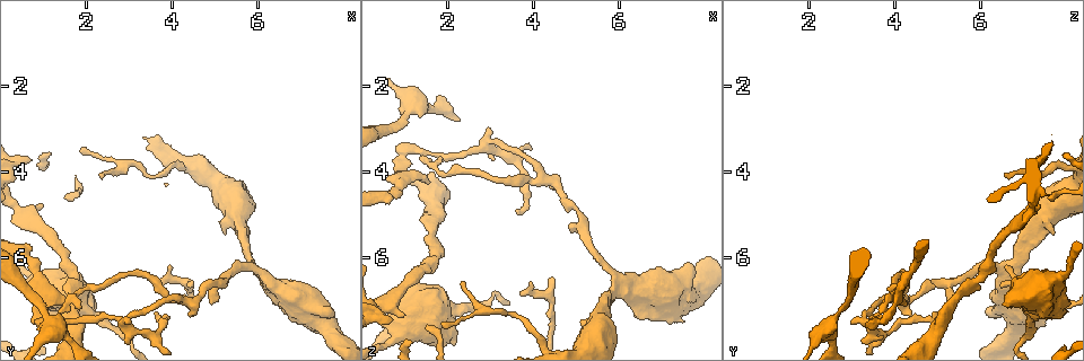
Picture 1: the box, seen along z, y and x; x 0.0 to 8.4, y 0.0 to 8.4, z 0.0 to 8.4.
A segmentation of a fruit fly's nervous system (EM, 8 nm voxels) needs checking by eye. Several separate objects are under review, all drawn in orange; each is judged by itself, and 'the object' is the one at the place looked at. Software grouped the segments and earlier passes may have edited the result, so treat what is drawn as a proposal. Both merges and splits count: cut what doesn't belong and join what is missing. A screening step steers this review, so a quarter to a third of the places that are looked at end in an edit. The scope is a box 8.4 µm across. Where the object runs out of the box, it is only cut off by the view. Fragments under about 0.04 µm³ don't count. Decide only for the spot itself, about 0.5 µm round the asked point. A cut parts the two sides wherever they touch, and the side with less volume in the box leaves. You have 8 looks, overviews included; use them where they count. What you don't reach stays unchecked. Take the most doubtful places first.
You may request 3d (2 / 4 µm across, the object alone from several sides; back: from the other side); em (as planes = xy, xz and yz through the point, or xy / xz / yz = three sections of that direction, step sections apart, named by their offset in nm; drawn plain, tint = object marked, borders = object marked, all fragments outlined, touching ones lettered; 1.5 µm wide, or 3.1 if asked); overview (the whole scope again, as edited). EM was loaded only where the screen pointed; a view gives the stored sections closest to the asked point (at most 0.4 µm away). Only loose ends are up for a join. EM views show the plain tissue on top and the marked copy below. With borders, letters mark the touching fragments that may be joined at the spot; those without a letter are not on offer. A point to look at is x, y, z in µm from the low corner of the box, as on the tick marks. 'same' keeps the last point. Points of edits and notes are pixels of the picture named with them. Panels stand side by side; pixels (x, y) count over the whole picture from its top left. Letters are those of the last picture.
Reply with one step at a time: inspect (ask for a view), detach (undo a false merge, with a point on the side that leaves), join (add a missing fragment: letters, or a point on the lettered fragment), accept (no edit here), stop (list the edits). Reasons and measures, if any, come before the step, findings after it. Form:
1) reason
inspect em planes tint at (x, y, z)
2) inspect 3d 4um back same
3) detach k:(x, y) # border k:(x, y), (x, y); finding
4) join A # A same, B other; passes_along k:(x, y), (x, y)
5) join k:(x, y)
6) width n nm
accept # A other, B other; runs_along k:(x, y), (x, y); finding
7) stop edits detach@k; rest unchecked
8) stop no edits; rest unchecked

free end
inspect em planes tint at (3.70, 7.25, 4.95)

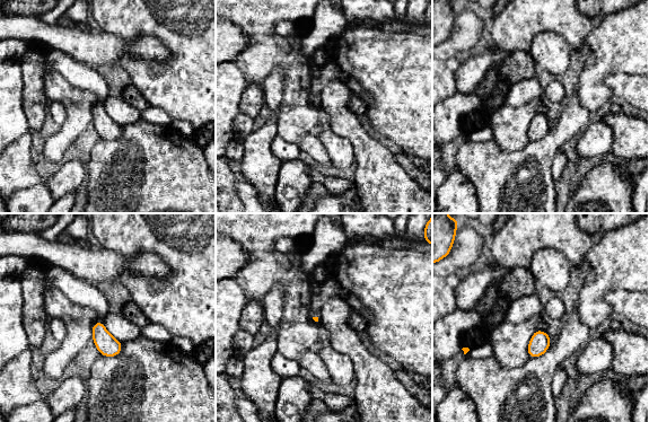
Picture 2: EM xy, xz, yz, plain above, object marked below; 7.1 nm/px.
what lies round it
inspect em planes borders same

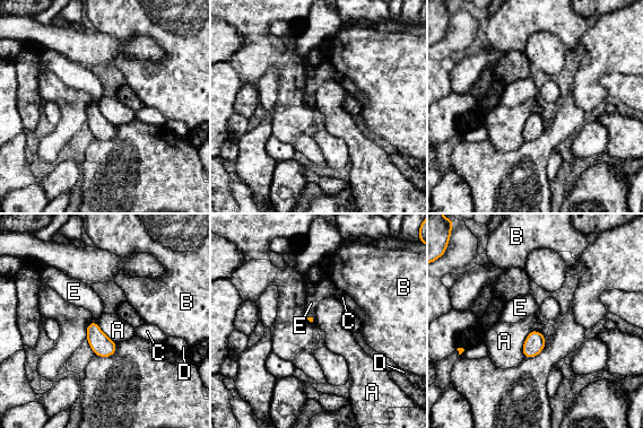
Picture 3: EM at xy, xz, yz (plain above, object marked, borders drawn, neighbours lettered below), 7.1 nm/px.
accept # A other, B other, C other, D other, E other; no lettered fragment goes on from it

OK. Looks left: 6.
free end
inspect em planes borders at (7.30, 7.50, 7.50)

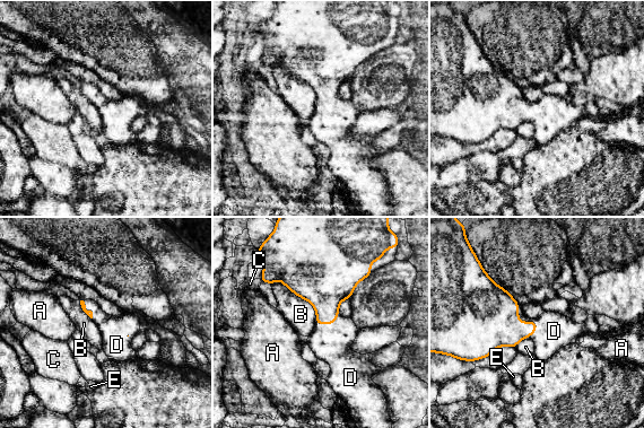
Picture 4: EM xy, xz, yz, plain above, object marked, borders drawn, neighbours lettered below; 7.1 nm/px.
join D # A other, B other, C other, D same, E other; the neuron continues

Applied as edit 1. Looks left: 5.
inspect overview

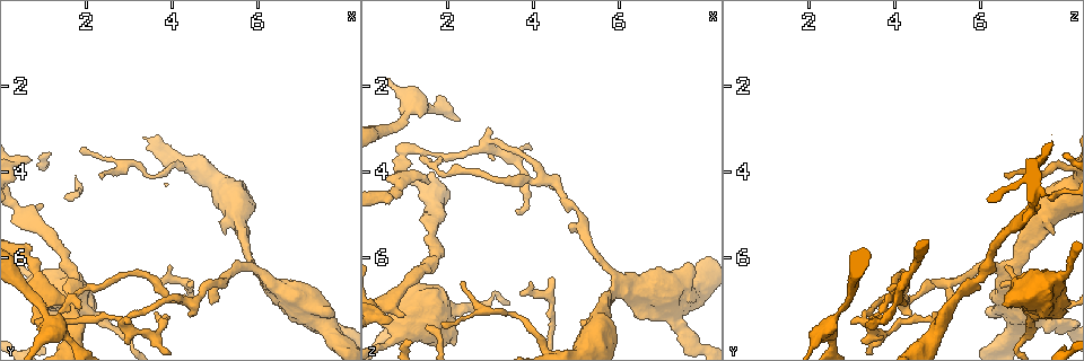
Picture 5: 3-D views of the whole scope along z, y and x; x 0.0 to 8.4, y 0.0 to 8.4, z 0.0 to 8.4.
branch stops here
inspect 3d 2um at (0.95, 4.75, 7.30)

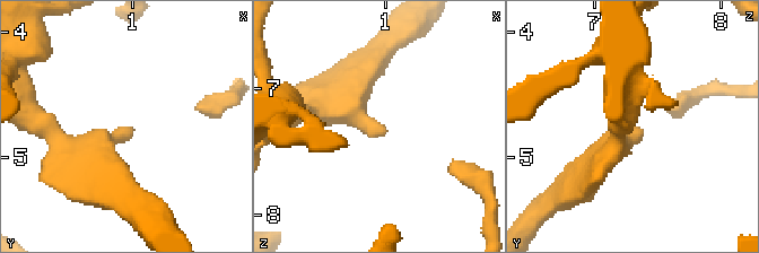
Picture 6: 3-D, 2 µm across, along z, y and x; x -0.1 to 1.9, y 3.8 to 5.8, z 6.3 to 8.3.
arm_widths 200, 260 nm; shape alone is not enough
inspect em planes borders at (0.98, 4.76, 7.34)

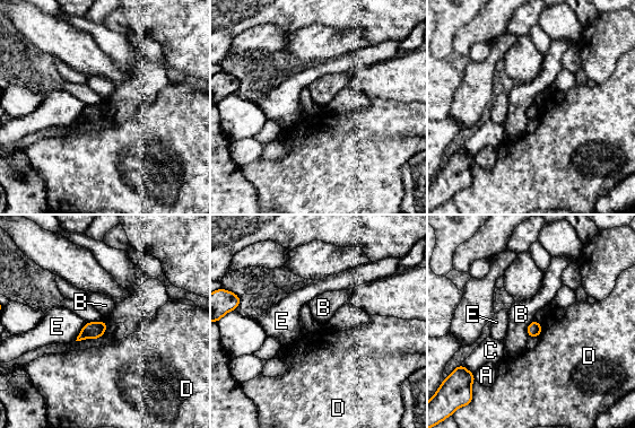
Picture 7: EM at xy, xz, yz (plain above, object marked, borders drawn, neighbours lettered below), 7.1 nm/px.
accept # A other, B other, C other, D other, E other; none of them fits

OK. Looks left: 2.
stop edits join@4; rest unchecked

